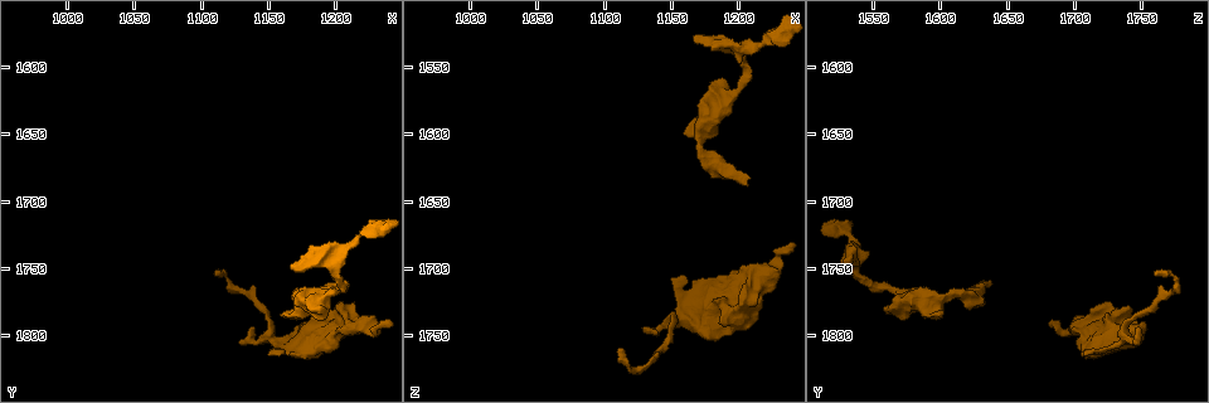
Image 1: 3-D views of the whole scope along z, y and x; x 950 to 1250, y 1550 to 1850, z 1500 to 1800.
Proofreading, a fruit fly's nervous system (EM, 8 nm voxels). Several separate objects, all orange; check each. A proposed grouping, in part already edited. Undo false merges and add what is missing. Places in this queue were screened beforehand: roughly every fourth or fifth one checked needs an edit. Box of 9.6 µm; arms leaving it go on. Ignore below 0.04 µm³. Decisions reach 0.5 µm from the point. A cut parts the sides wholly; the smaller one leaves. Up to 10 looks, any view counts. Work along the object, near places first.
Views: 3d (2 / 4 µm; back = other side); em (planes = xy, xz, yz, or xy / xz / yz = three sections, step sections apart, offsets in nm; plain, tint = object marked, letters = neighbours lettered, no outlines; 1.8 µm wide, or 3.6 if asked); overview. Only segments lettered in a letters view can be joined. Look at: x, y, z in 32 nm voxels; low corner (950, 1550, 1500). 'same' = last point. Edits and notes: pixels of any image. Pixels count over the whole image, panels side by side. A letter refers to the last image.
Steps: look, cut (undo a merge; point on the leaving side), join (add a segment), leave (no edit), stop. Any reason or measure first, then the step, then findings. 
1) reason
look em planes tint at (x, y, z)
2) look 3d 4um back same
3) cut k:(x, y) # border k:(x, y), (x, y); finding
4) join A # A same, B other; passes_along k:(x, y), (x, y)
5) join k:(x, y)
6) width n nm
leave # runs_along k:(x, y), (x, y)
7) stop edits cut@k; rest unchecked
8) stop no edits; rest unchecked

an open end
look 3d 4um at (1160, 1784, 1598)

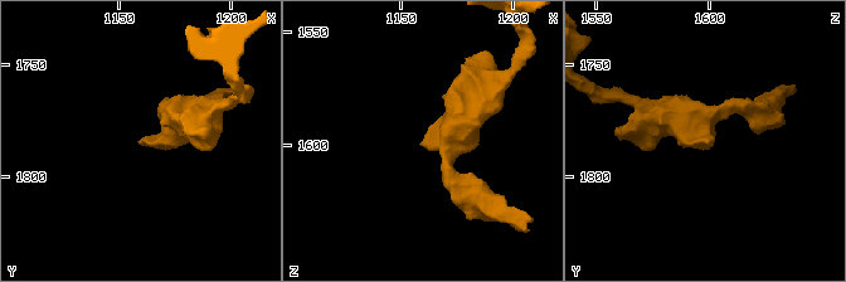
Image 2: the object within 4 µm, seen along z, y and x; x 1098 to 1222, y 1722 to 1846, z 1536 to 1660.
now the EM
look em xy step 8 letters at (1159, 1784, 1597)

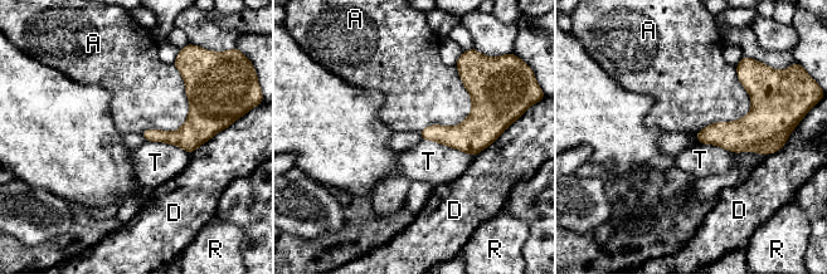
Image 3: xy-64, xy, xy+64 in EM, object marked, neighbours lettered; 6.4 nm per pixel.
leave # A other, D other, R other, T other; border 3:(173, 64), (188, 117), (141, 133); no lettered segment goes on from it

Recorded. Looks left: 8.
an open end
look 3d 4um at (1166, 1750, 1528)

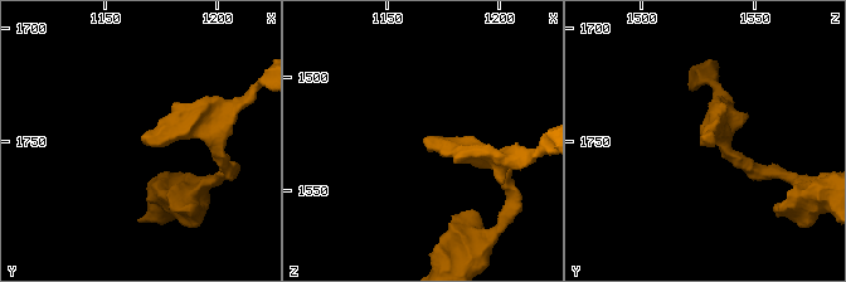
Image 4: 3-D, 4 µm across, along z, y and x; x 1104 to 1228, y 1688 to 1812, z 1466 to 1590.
now the EM
look em planes letters at (1166, 1748, 1527)

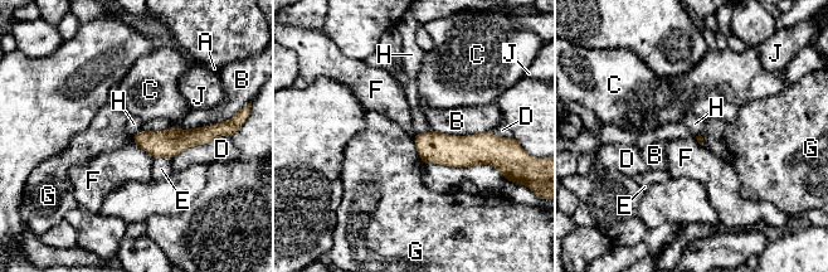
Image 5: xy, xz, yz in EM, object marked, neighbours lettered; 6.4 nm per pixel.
leave # A other, B other, C other, D other, E other, F other, G other, H other, J other; border 5:(140, 130), (131, 136); no lettered segment goes on from it

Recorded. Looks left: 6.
branch stops here
look 3d 2um at (1206, 1762, 1636)

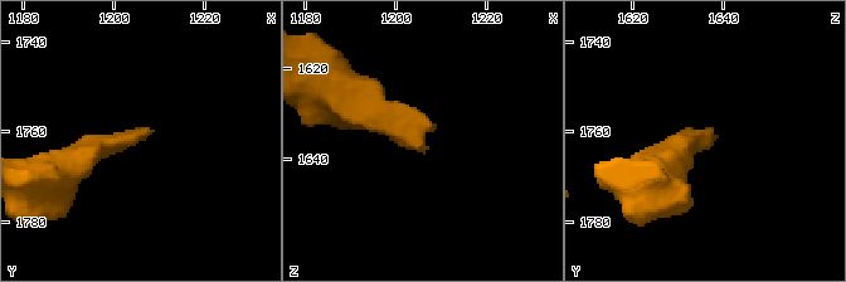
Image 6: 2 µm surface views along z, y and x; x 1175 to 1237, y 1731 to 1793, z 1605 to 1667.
shape alone is not enough
look em planes letters at (1207, 1760, 1634)

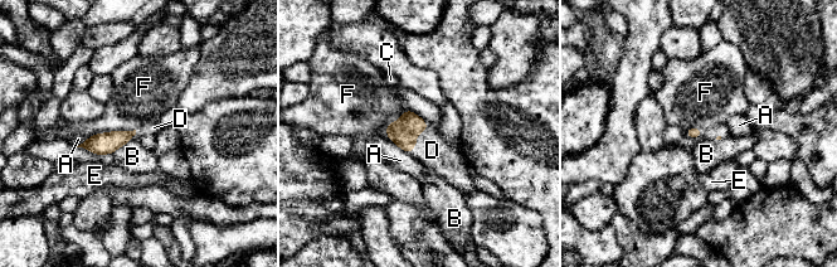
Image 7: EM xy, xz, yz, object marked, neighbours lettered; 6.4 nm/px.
join D # A other, B other, C other, D same, E other, F other; passes_along 7:(403, 132), (415, 139), (432, 150); it goes on there

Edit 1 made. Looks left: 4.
tapers out
look 3d 2um at (1112, 1756, 1762)

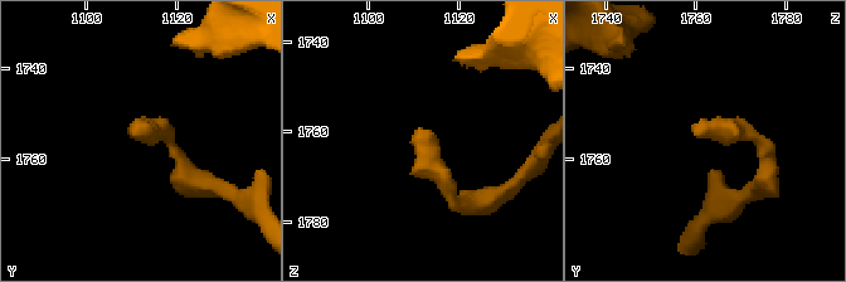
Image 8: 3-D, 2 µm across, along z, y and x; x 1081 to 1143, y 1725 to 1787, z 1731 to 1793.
now the EM
look em yz step 8 tint at (1109, 1755, 1760)

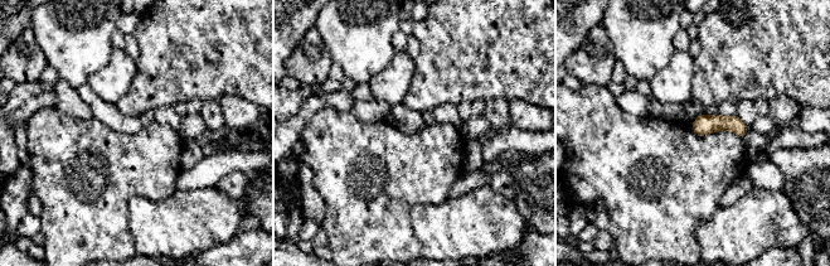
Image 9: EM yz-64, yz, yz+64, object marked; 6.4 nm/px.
look em planes letters same

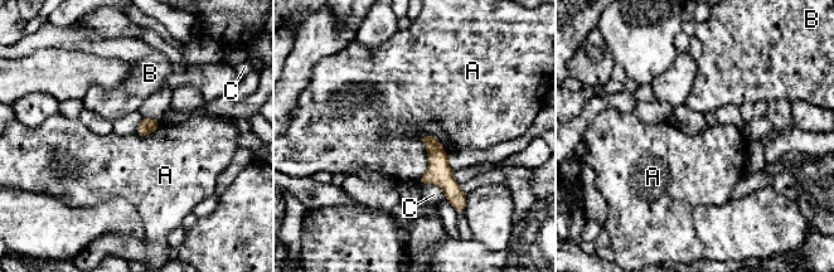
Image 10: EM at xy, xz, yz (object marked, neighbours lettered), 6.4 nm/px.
longest_contact A 320 nm
leave # A other, B other, C other; runs_along 10:(425, 137), (454, 199); none of them fits

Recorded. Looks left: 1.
stop edits join@7; rest unchecked

